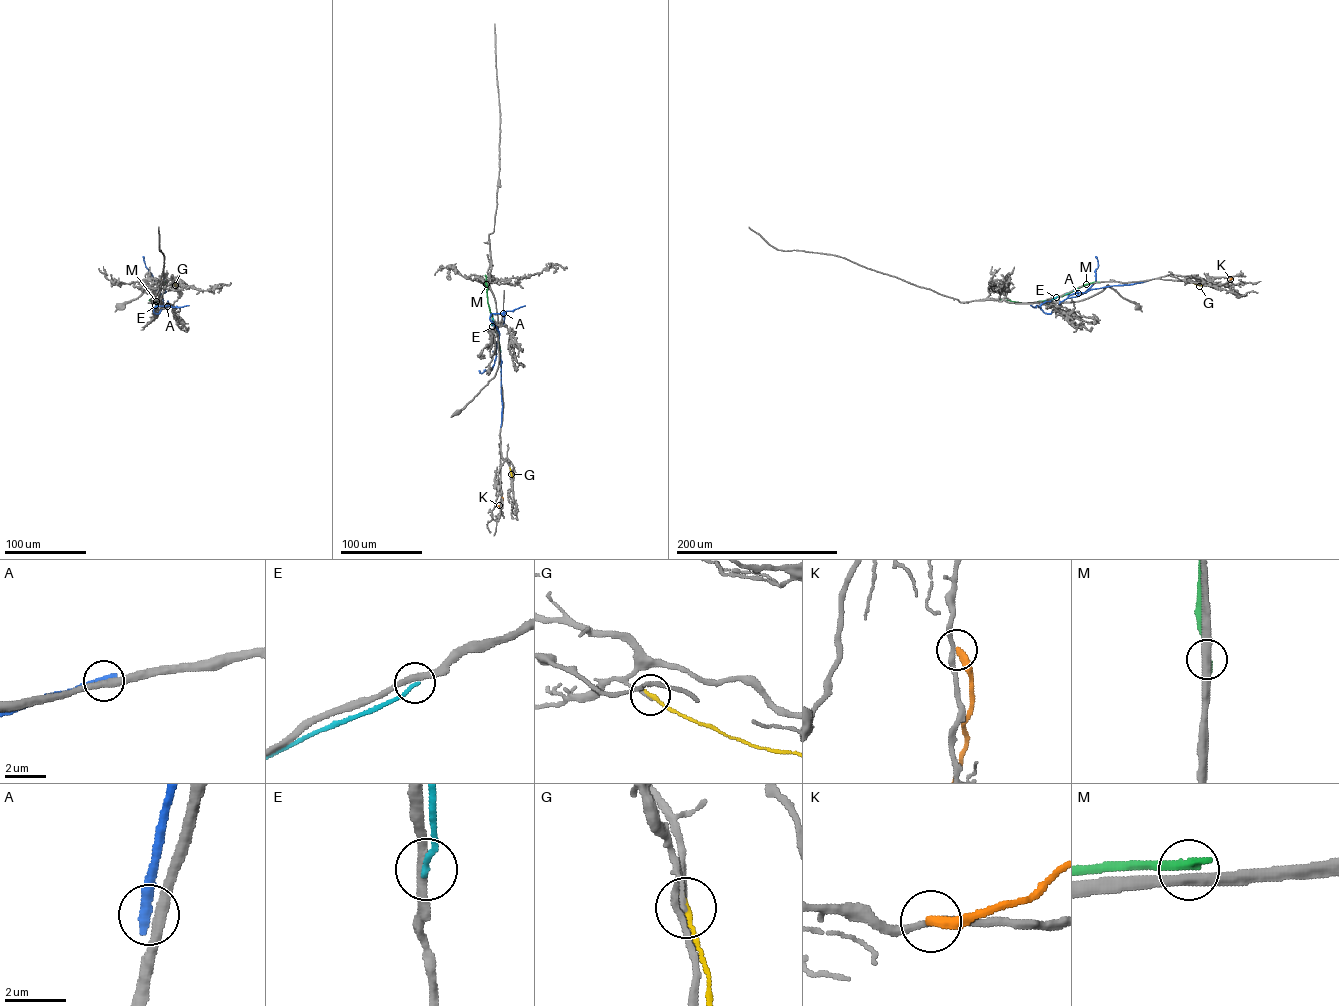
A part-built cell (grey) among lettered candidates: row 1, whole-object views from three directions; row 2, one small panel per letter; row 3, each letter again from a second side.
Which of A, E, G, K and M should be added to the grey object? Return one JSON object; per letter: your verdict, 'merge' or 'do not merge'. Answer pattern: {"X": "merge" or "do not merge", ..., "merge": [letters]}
{"A": "do not merge", "E": "do not merge", "G": "do not merge", "K": "do not merge", "M": "do not merge", "merge": []}

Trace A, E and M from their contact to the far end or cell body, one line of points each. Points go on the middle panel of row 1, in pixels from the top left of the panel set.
A: (500, 427), (501, 361), (496, 343), (499, 333), (490, 316), (525, 305)
E: (500, 352), (493, 319), (492, 325)
M: (501, 373), (498, 338), (487, 301), (485, 275)

